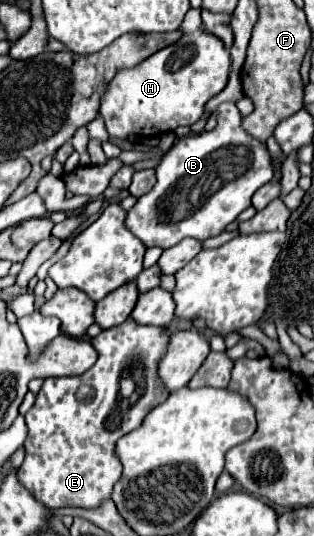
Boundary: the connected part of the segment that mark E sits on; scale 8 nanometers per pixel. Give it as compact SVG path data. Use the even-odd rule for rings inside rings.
M128 317L124 323L104 329L100 335L96 335L90 343L98 351L98 361L92 369L78 377L50 377L44 379L42 389L36 395L34 407L26 413L26 459L18 469L18 479L26 489L30 489L44 505L52 509L60 507L98 507L104 499L110 497L114 483L122 475L122 465L114 457L114 443L124 437L126 433L140 427L142 419L150 409L160 405L170 393L164 389L162 381L158 379L158 363L166 353L170 335L162 327L152 325L140 325L132 317ZM130 377L136 383L136 389L132 393L130 403L122 403L120 399L120 379Z

